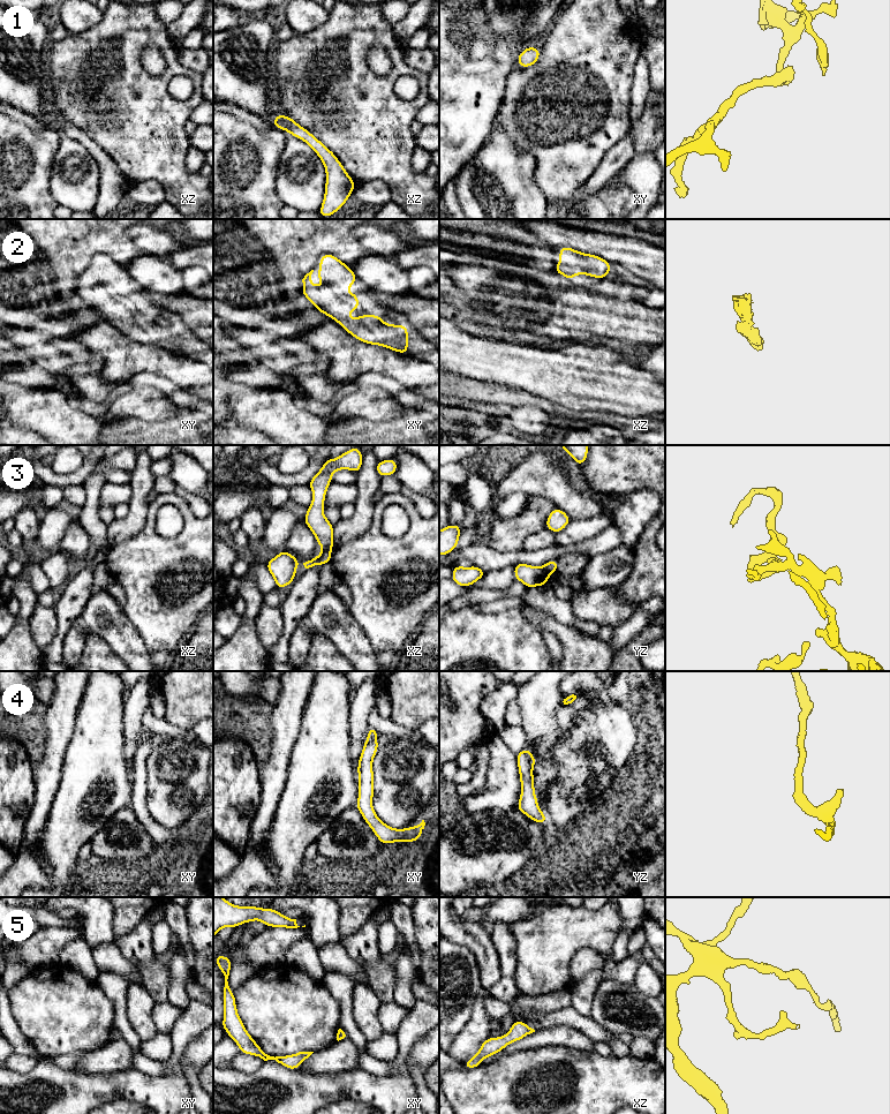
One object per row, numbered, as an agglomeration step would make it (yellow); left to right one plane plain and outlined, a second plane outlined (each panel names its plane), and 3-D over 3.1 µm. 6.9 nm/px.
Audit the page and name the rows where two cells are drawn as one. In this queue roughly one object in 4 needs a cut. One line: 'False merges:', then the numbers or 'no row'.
False merges: 3

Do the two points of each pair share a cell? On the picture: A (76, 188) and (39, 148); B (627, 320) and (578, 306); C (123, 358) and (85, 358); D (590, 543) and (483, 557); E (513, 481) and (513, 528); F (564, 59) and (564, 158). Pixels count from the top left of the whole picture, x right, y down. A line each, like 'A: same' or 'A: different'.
A: different
B: same
C: different
D: same
E: different
F: same

